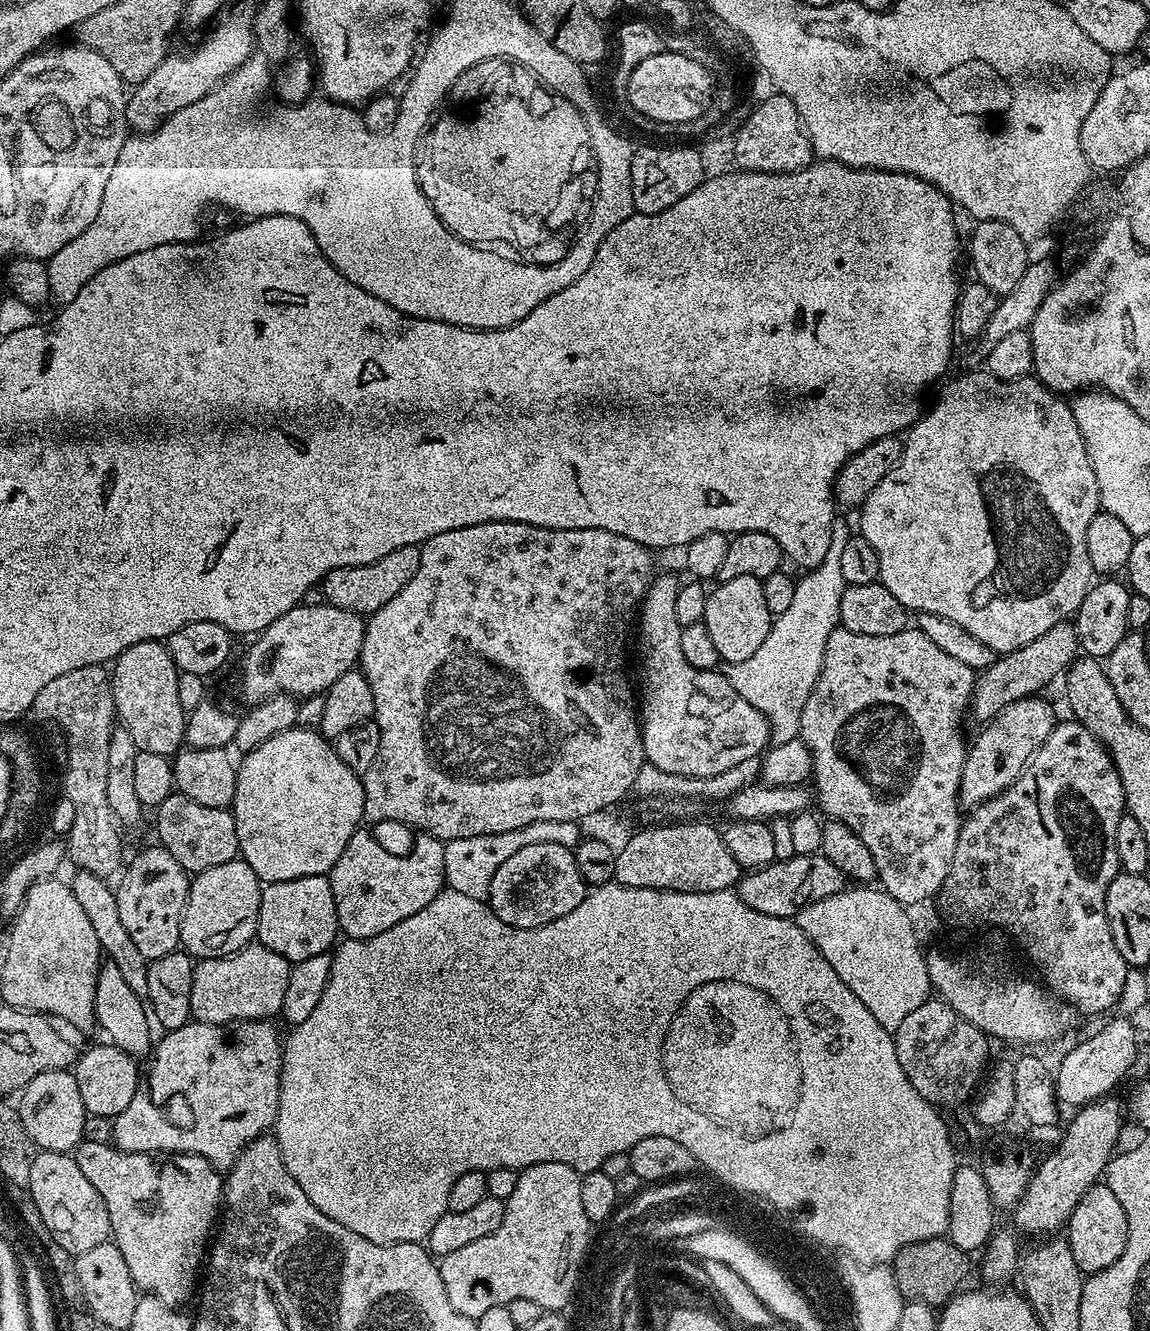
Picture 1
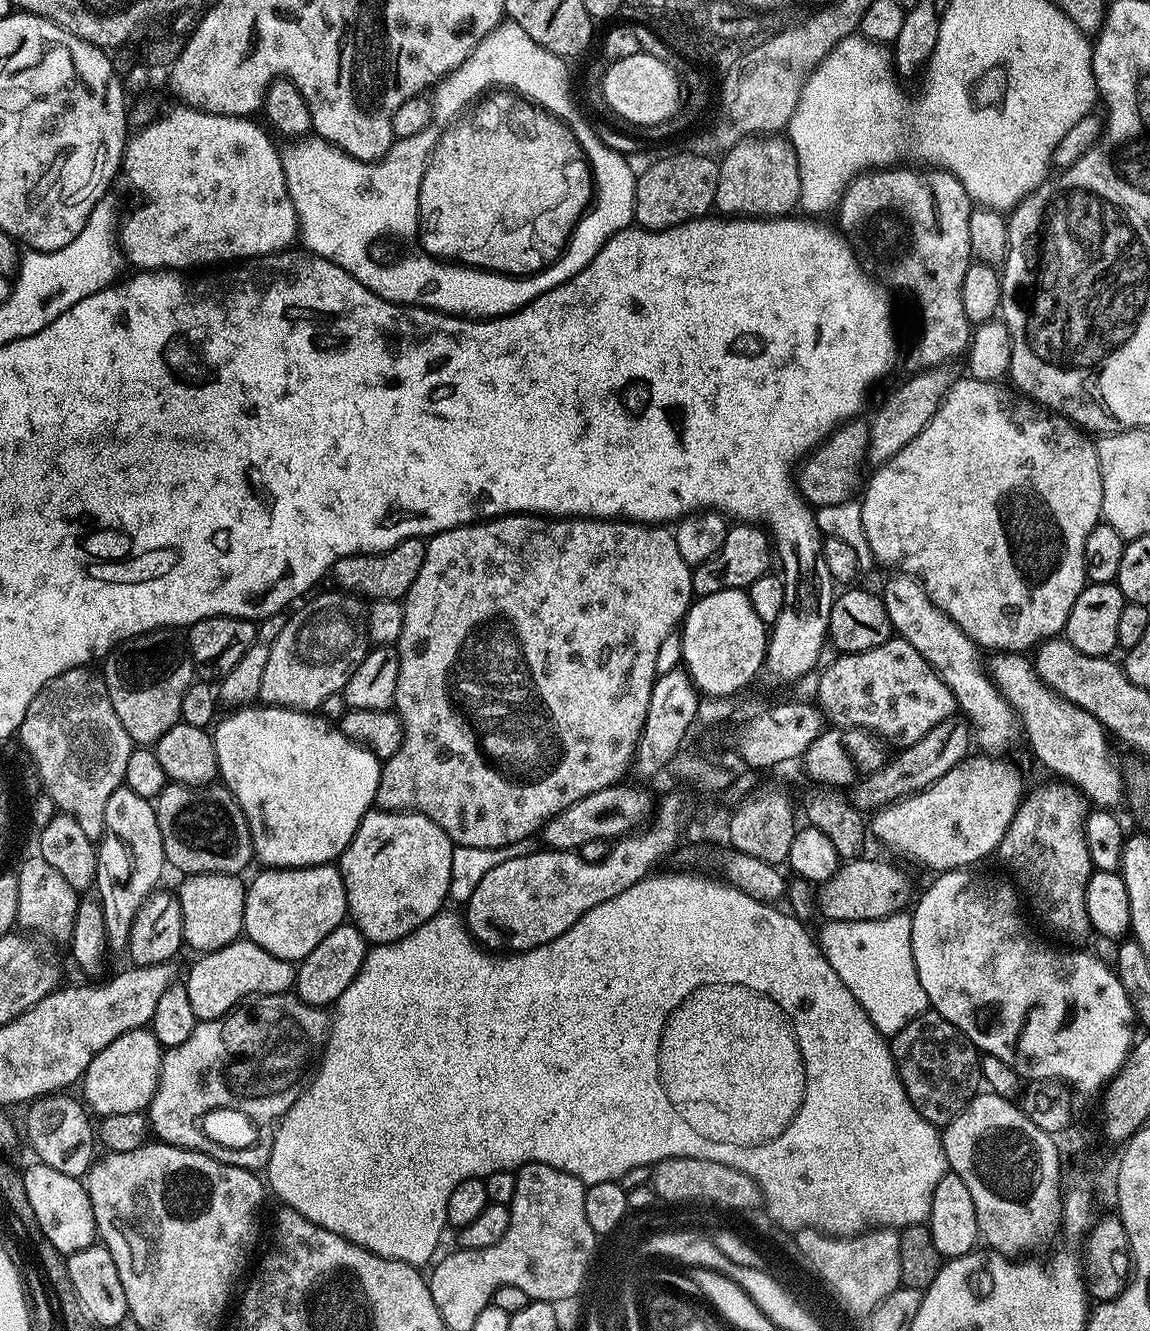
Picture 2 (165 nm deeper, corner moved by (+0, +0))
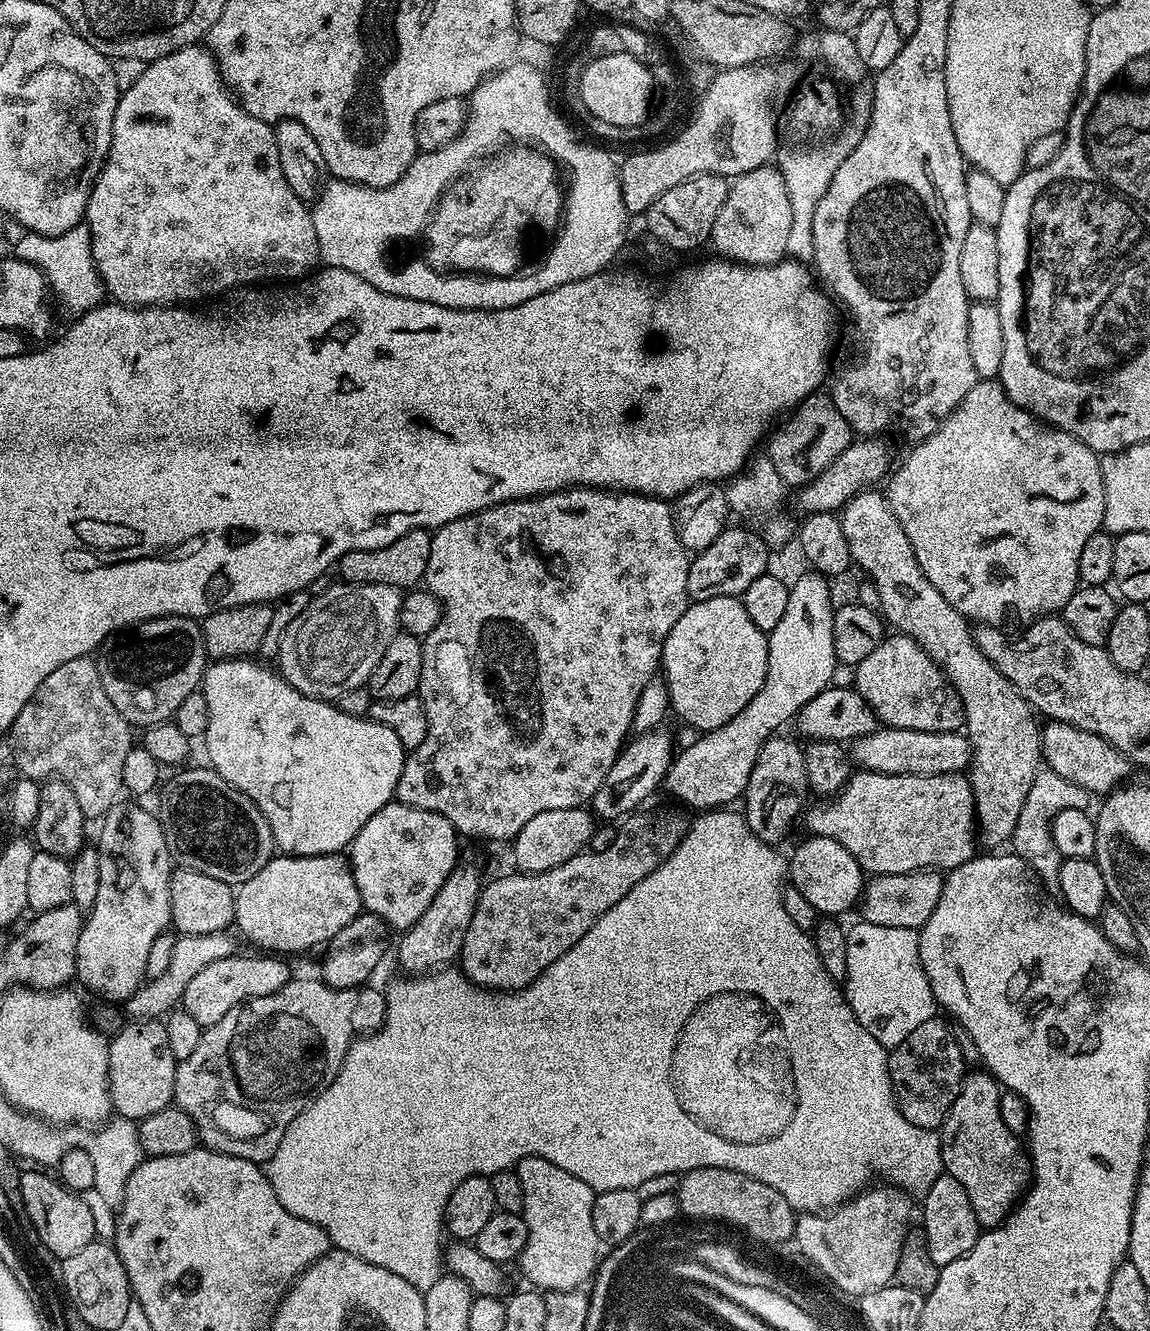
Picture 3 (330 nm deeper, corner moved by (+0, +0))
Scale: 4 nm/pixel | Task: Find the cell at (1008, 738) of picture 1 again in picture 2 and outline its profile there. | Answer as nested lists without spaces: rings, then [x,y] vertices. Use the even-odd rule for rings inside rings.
[[[972,754],[961,760],[923,792],[916,792],[889,804],[887,808],[879,809],[870,820],[871,835],[924,862],[936,874],[964,870],[969,866],[976,866],[972,864],[986,859],[991,852],[993,855],[999,849],[1014,814],[1020,808],[1020,801],[1026,795],[1026,787],[1024,788],[1023,774],[1014,765],[1007,764],[1004,760],[995,760],[992,757],[995,755],[992,754],[980,755],[984,756]]]

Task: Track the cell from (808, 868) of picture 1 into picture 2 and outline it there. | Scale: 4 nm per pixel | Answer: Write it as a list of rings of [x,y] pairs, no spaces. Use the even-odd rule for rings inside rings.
[[[857,858],[841,863],[840,868],[829,876],[818,888],[818,912],[824,915],[825,921],[829,920],[877,920],[892,916],[895,912],[905,911],[909,907],[908,895],[912,888],[908,885],[908,876],[899,872],[892,864],[884,860],[868,860],[869,858]]]

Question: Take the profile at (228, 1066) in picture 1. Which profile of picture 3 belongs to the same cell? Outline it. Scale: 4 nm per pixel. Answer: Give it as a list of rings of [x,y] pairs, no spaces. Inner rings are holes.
[[[293,978],[282,990],[259,996],[230,1010],[222,1022],[203,1029],[194,1054],[177,1063],[174,1104],[193,1120],[203,1147],[211,1152],[267,1165],[290,1122],[294,1122],[294,1118],[298,1118],[298,1114],[302,1114],[310,1102],[334,1082],[354,1039],[352,1019],[360,1000],[353,989],[331,988],[323,979],[315,979]]]

